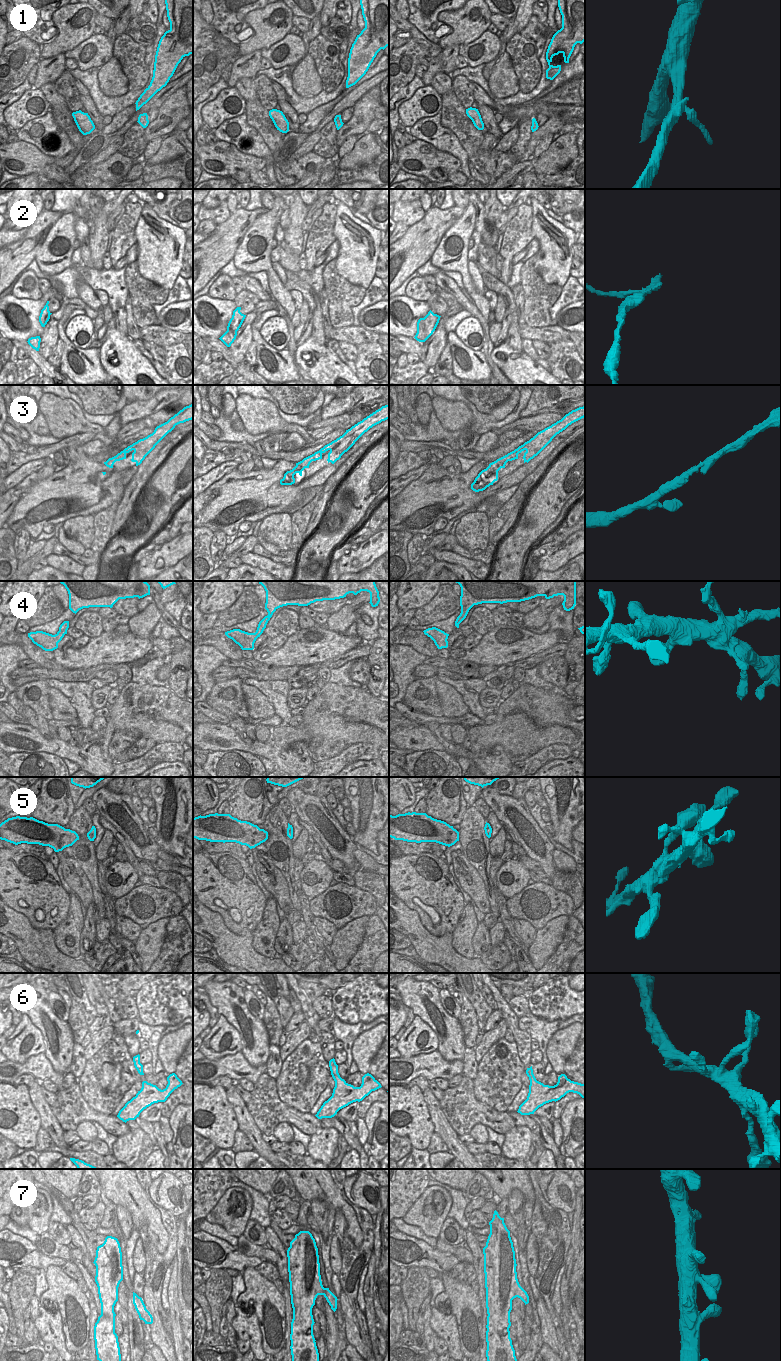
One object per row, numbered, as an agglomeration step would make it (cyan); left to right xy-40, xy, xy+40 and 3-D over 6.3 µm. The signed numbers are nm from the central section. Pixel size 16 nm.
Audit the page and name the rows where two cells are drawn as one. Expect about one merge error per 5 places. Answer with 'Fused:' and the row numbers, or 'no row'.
Fused: 2

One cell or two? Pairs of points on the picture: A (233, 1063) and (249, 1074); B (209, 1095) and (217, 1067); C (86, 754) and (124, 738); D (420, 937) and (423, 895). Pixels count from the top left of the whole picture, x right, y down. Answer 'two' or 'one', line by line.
A: one
B: two
C: two
D: two

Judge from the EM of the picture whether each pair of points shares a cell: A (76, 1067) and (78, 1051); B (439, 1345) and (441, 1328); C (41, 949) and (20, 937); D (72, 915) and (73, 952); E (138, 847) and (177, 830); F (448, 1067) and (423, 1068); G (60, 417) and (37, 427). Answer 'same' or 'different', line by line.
A: same
B: different
C: same
D: same
E: different
F: same
G: different

